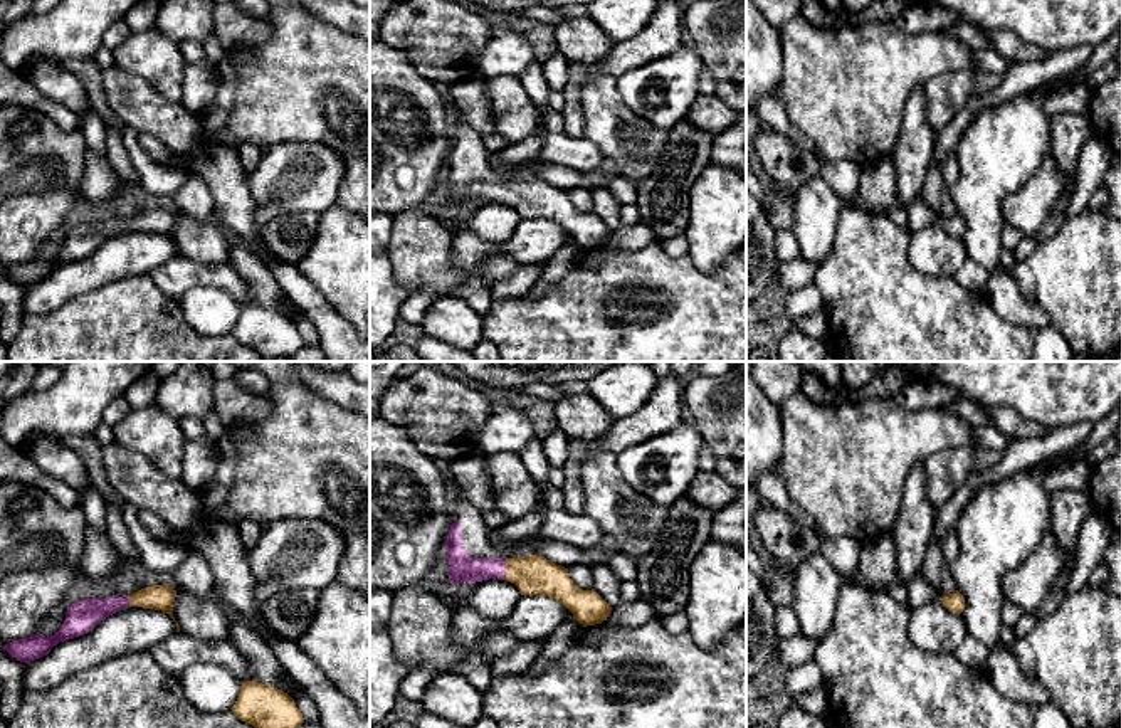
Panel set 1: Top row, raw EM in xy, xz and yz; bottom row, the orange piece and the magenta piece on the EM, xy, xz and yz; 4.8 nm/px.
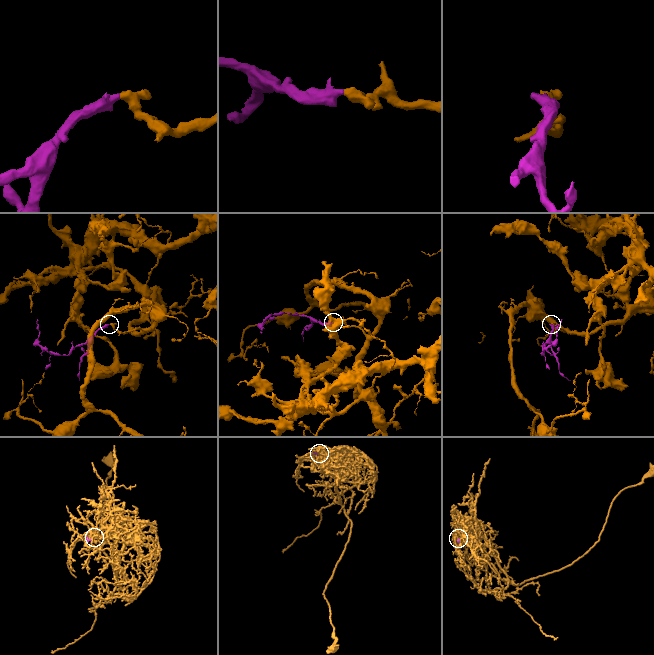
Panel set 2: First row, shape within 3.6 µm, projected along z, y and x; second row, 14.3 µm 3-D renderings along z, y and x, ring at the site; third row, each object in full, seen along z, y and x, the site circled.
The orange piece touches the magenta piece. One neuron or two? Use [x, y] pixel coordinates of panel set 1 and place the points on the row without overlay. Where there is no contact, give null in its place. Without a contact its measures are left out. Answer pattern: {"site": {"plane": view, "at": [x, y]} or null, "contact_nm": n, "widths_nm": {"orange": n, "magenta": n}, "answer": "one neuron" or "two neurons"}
{"site": {"plane": "xz", "at": [506, 192]}, "contact_nm": 110, "widths_nm": {"orange": 190, "magenta": 130}, "answer": "one neuron"}

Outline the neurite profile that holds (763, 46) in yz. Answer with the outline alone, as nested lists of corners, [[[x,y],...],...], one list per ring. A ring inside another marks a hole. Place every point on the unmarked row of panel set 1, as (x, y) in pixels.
[[[746,0],[746,106],[753,108],[761,98],[775,96],[782,72],[780,30],[753,0]]]

